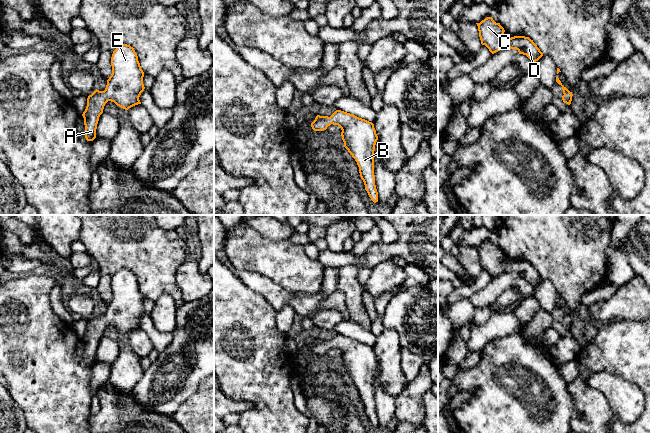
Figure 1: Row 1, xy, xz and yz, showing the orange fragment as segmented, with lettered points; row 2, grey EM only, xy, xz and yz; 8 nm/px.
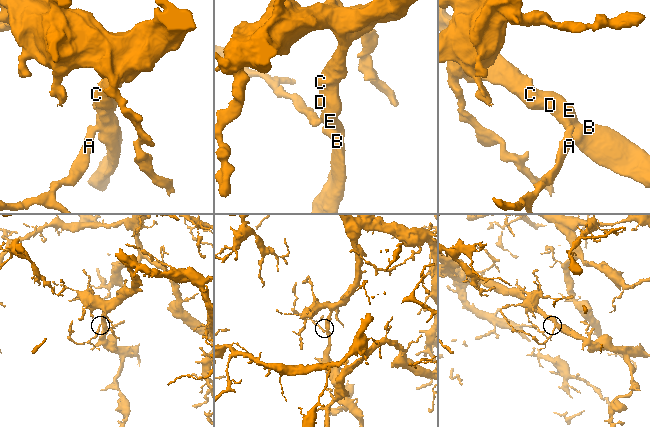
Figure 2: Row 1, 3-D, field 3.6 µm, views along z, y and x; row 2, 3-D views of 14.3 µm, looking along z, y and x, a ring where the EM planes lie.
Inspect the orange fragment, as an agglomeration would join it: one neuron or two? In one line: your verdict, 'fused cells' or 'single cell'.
single cell

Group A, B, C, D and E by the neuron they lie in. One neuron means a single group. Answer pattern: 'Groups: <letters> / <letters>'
Groups: A B C D E

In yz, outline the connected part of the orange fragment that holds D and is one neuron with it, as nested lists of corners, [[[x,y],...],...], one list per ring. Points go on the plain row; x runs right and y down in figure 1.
[[[487,241],[476,248],[481,268],[485,269],[492,278],[506,272],[516,273],[519,278],[526,279],[533,287],[543,280],[543,277],[529,261],[514,260],[505,263],[503,261],[504,252],[492,241]]]

